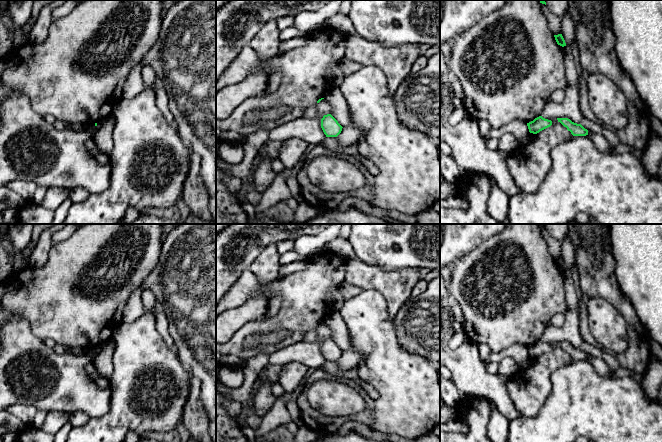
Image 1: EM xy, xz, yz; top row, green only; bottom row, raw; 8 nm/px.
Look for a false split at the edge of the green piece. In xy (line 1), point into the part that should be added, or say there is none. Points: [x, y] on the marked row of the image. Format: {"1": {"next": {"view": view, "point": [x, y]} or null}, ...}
{"1": {"next": null}}

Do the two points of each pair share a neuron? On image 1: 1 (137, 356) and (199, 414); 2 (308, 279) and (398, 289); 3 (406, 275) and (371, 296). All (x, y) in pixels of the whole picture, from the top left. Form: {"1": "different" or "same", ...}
{"1": "different", "2": "different", "3": "different"}

